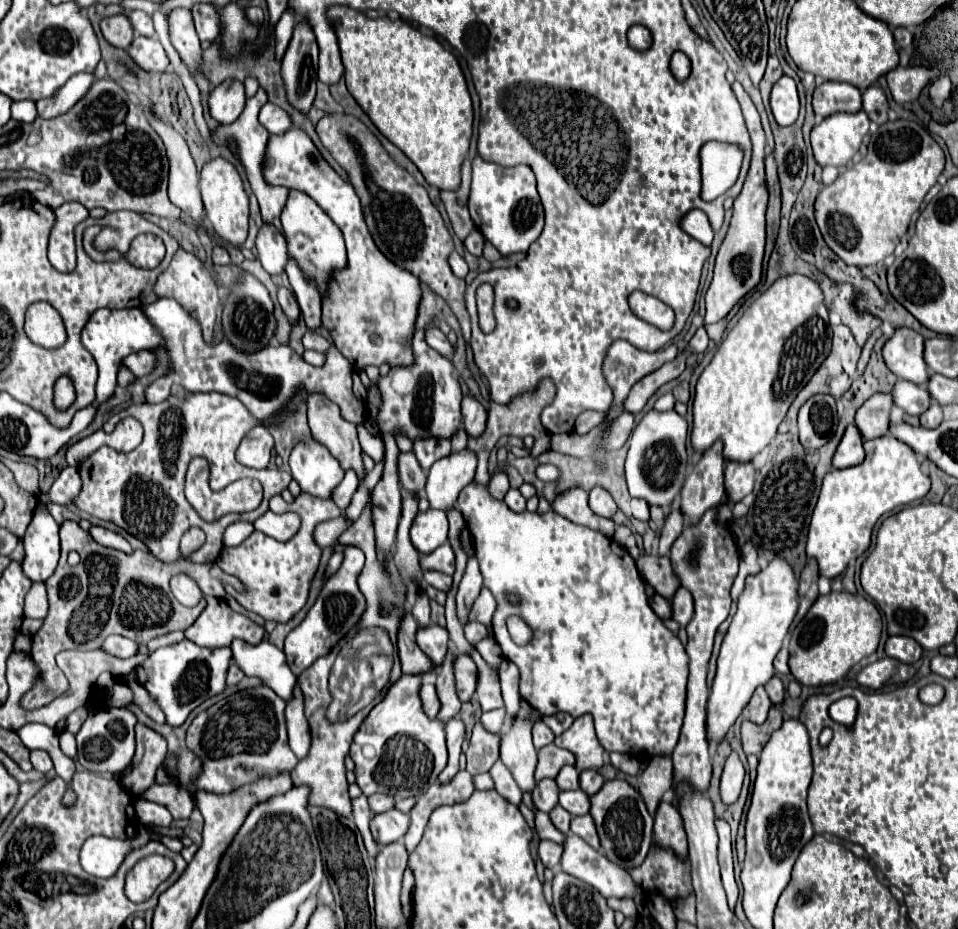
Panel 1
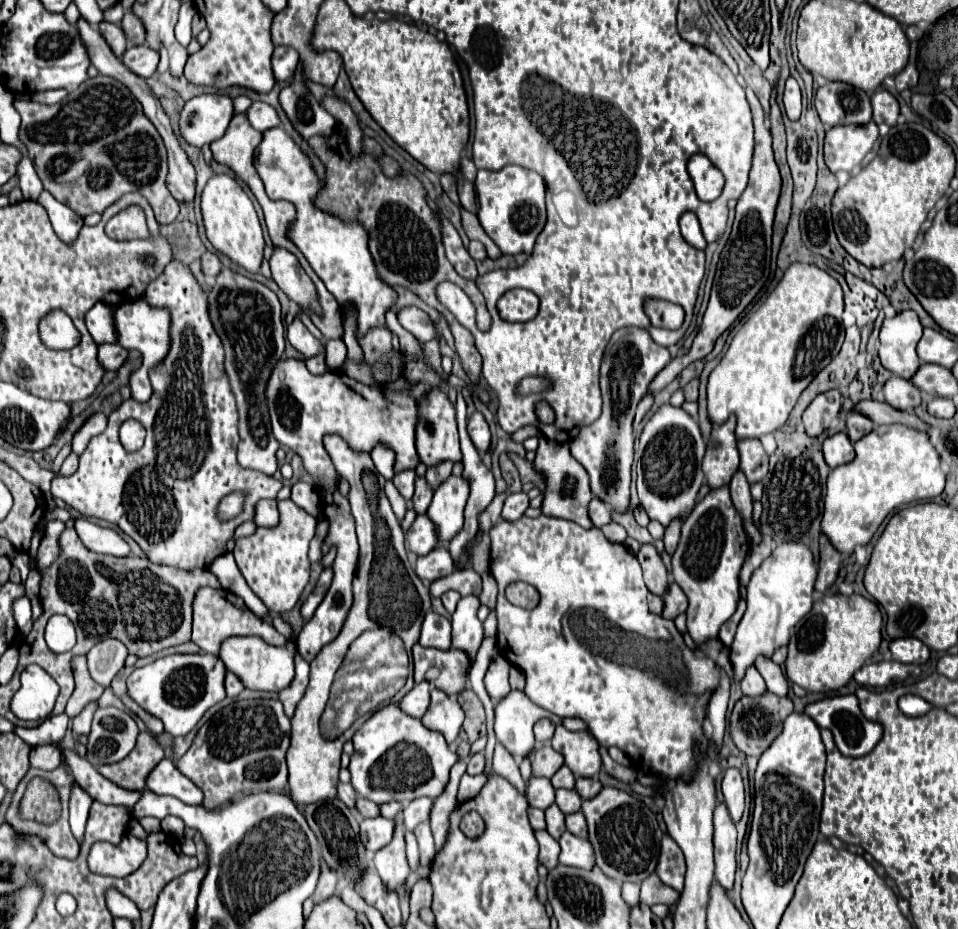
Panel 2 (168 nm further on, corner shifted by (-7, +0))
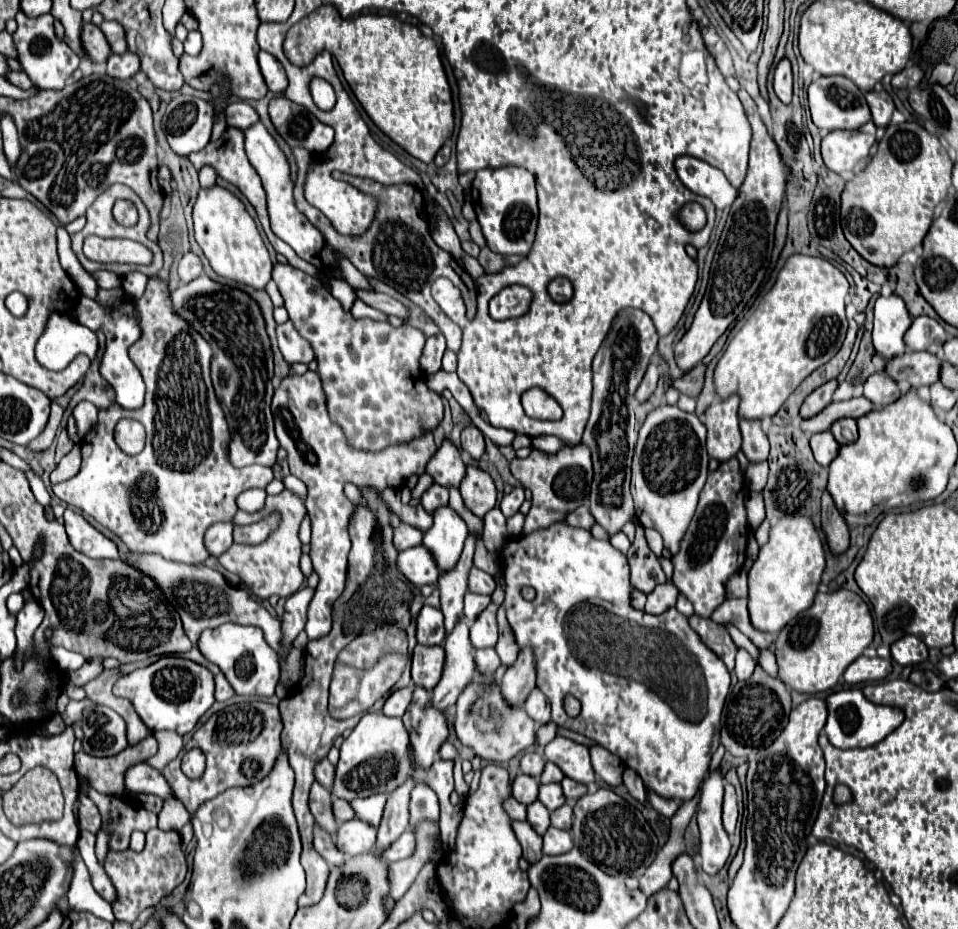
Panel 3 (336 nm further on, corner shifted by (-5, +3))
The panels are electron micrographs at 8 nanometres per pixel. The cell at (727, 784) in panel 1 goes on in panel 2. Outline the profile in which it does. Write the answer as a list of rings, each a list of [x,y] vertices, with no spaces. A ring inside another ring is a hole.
[[[736,768],[726,770],[726,776],[722,780],[722,792],[724,792],[724,802],[728,806],[732,820],[738,822],[742,818],[742,810],[744,810],[744,784],[742,784],[742,776]]]

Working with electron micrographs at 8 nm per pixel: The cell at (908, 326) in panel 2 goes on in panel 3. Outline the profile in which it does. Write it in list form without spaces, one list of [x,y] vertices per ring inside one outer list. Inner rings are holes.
[[[878,297],[874,305],[874,331],[872,341],[878,355],[886,361],[902,355],[906,351],[904,335],[912,325],[912,317],[906,309],[906,303],[896,297]]]

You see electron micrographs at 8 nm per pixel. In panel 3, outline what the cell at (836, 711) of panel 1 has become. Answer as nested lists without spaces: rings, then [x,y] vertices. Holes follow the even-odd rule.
[[[844,689],[832,693],[826,699],[826,705],[828,705],[828,721],[824,731],[828,735],[828,741],[838,749],[872,747],[874,743],[880,743],[886,735],[890,735],[904,721],[904,713],[900,709],[874,705],[862,695],[860,689]]]

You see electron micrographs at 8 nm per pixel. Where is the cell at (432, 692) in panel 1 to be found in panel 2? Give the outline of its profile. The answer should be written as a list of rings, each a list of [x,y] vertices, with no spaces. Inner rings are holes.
[[[420,682],[414,684],[414,688],[398,702],[398,708],[412,718],[420,718],[428,710],[428,704],[430,704],[430,684]]]

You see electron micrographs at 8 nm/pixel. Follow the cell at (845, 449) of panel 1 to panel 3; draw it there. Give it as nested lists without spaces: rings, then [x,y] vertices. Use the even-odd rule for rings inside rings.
[[[824,431],[824,433],[816,433],[810,437],[810,447],[814,451],[814,457],[816,461],[822,465],[822,467],[828,467],[834,457],[838,455],[838,449],[840,445],[834,441],[834,435],[830,431]]]

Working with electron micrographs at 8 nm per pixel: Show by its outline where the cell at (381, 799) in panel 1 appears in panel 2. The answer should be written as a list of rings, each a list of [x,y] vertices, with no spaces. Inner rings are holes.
[[[358,798],[358,800],[356,800],[356,812],[358,812],[362,818],[376,818],[376,816],[378,816],[378,804],[372,804],[370,800]]]

